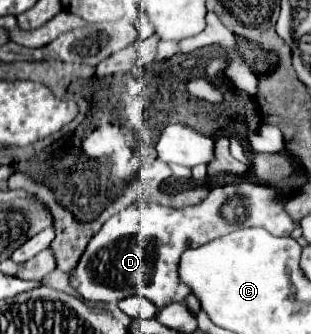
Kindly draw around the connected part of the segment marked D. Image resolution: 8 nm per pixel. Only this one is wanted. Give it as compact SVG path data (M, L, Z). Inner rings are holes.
M239 182L237 186L235 184L217 186L197 206L185 206L179 210L139 200L127 206L125 210L121 210L119 214L111 216L101 226L101 230L89 240L85 254L81 254L75 270L71 270L71 286L85 300L91 300L91 302L119 302L121 298L141 294L161 310L173 302L181 302L189 294L189 288L177 276L179 256L187 248L197 248L213 238L221 238L233 230L251 228L251 226L265 228L273 236L289 236L291 230L295 228L295 222L283 210L283 202L277 200L277 192L273 188L251 184L251 182Z

